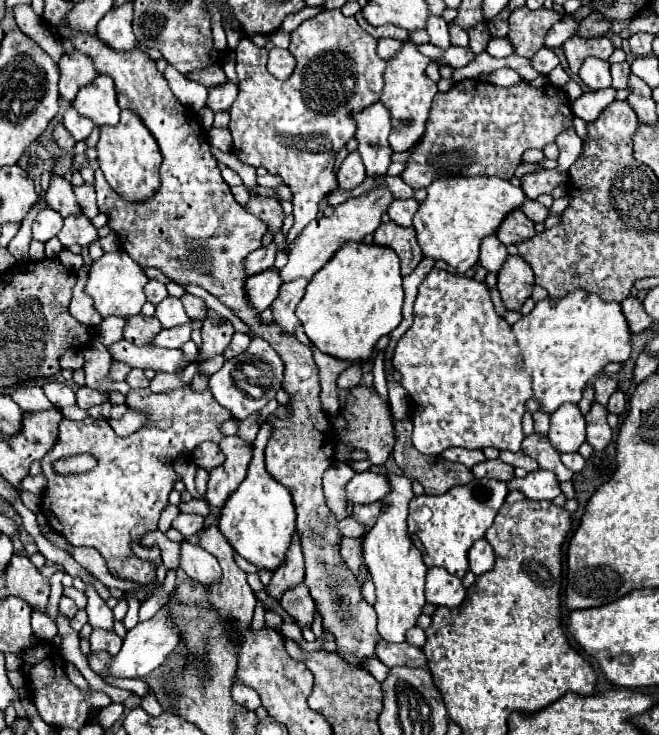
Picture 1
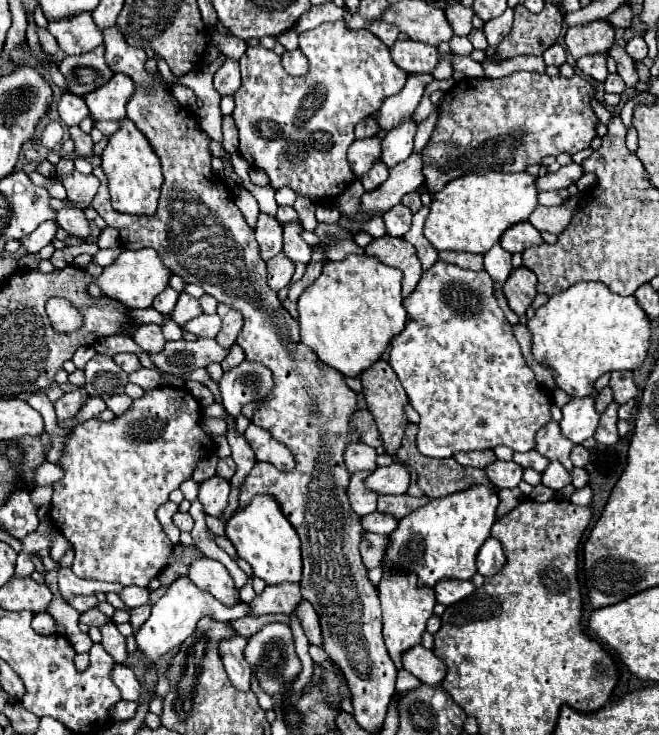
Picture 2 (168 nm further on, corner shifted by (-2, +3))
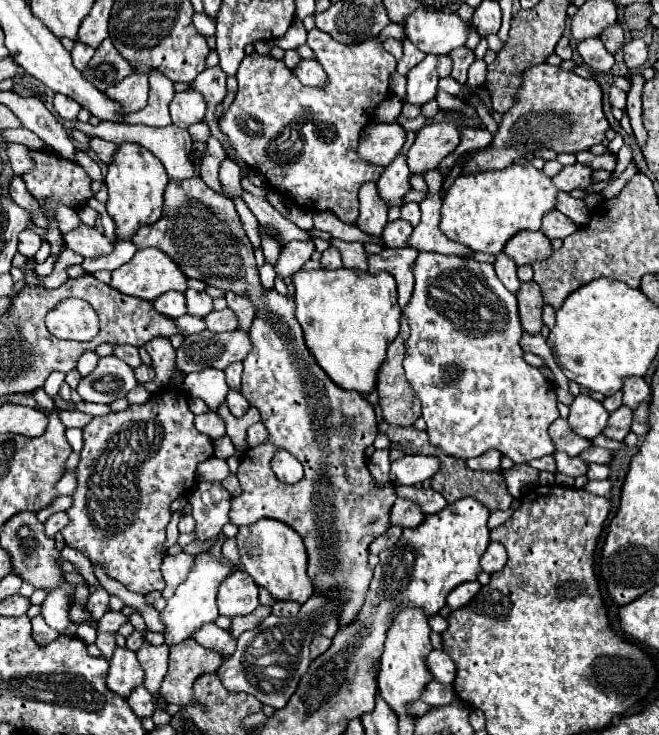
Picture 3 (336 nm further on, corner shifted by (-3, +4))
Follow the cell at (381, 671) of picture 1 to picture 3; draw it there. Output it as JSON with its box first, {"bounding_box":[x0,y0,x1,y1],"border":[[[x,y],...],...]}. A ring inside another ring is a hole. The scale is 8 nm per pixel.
{"bounding_box":[422,681,456,707],"border":[[[432,681],[426,689],[426,693],[422,693],[422,701],[434,707],[442,707],[442,705],[450,705],[456,699],[456,693],[452,689],[452,685],[442,685],[438,681]]]}

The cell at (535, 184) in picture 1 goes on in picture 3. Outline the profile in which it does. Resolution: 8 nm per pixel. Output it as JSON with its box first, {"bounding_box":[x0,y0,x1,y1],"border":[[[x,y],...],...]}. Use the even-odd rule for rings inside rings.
{"bounding_box":[552,163,592,193],"border":[[[580,163],[564,167],[556,177],[552,177],[554,185],[560,191],[570,193],[572,189],[588,189],[592,185],[592,169]]]}

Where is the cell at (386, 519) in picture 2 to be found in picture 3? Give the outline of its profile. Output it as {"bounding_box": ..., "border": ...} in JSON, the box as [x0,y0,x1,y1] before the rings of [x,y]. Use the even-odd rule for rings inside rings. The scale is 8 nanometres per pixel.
{"bounding_box":[390,497,424,527],"border":[[[398,497],[396,503],[394,503],[394,507],[392,507],[390,517],[392,517],[392,525],[418,527],[424,521],[424,511],[420,509],[420,505],[416,501]]]}

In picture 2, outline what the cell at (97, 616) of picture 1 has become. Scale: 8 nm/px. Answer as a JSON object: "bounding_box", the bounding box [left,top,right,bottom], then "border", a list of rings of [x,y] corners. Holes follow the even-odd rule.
{"bounding_box":[101,620,127,662],"border":[[[111,620],[111,622],[107,622],[107,624],[103,624],[101,628],[101,636],[103,636],[103,640],[101,640],[101,644],[105,646],[105,650],[109,650],[109,654],[115,658],[115,662],[125,662],[125,658],[127,658],[127,650],[125,650],[125,636],[115,628],[115,622]]]}

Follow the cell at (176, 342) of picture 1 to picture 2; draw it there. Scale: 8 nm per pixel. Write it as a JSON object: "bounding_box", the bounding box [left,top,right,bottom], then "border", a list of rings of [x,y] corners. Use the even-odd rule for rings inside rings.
{"bounding_box":[183,314,221,338],"border":[[[201,314],[193,320],[189,320],[185,326],[183,326],[185,332],[191,332],[199,338],[215,338],[217,332],[221,330],[221,318],[217,314],[209,316],[209,314]]]}

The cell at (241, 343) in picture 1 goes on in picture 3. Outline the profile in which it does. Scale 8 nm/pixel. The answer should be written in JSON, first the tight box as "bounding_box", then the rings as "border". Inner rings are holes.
{"bounding_box":[226,365,242,391],"border":[[[230,365],[230,369],[226,369],[226,381],[232,389],[240,391],[240,375],[242,375],[242,365]]]}

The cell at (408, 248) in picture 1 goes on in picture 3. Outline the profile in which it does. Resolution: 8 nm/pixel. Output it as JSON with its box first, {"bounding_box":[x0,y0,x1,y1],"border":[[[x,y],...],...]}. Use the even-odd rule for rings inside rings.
{"bounding_box":[368,247,418,309],"border":[[[384,247],[382,253],[368,257],[368,271],[388,271],[398,285],[398,305],[404,309],[412,297],[414,291],[414,275],[412,275],[412,263],[416,261],[418,251],[412,247],[406,249],[388,249]]]}

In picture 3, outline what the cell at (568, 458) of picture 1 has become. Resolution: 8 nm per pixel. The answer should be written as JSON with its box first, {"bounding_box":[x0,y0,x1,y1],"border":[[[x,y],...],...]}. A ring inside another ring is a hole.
{"bounding_box":[580,447,614,463],"border":[[[590,447],[586,451],[580,453],[582,459],[586,459],[586,463],[612,463],[614,459],[614,453],[608,451],[608,449],[602,449],[602,447]]]}

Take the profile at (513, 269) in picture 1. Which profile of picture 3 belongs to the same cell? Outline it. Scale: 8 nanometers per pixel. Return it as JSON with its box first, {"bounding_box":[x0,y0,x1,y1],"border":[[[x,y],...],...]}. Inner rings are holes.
{"bounding_box":[516,281,544,335],"border":[[[534,281],[522,283],[516,297],[518,297],[518,311],[520,311],[522,329],[530,335],[538,335],[542,329],[542,307],[544,307],[538,283],[534,283]]]}

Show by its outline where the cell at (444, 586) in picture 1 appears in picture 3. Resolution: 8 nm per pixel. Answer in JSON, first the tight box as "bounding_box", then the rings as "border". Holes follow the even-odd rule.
{"bounding_box":[448,581,480,611],"border":[[[478,581],[458,585],[458,589],[454,589],[454,593],[450,593],[450,597],[448,597],[448,607],[454,611],[454,609],[460,609],[460,607],[468,605],[472,601],[472,597],[478,593],[478,589],[480,589]]]}

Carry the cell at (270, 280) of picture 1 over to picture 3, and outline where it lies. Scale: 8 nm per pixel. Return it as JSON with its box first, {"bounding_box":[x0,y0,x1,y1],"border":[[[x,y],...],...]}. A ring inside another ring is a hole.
{"bounding_box":[276,239,314,279],"border":[[[312,239],[286,243],[286,249],[280,251],[276,273],[282,279],[288,279],[290,273],[294,273],[294,269],[302,269],[304,267],[304,263],[312,257],[312,253],[314,253],[314,241]]]}

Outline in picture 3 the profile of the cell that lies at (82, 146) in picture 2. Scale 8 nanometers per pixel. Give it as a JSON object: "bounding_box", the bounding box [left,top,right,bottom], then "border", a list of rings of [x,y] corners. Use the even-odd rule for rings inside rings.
{"bounding_box":[90,137,118,165],"border":[[[92,137],[90,149],[100,157],[102,163],[110,165],[112,159],[114,159],[114,153],[116,153],[116,149],[118,149],[118,145],[114,145],[114,143],[110,143],[110,141],[104,141],[104,139],[98,139],[98,137]]]}

